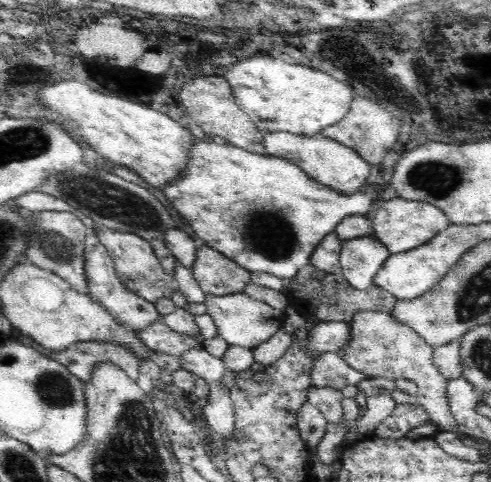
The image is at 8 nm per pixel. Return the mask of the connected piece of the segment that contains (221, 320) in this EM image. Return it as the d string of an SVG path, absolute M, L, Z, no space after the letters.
M244 292L221 297L207 294L203 303L207 306L209 315L215 320L219 336L224 338L228 345L258 346L281 328L285 314L285 311L278 310L263 300L252 298Z

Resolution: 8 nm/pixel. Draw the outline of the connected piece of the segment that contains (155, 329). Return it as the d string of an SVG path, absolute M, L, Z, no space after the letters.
M154 320L150 326L144 330L136 330L134 334L138 339L142 339L144 344L152 351L157 353L172 354L180 357L188 348L202 346L202 340L194 337L186 337L170 329L164 320Z

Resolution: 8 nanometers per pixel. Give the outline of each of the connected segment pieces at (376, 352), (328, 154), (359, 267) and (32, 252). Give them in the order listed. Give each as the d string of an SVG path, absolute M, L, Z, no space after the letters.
M376 308L364 309L356 313L351 322L352 338L349 345L338 352L344 360L356 370L368 377L383 376L396 380L406 378L413 380L419 388L417 398L420 405L438 424L441 431L450 431L460 439L465 436L458 431L457 423L450 411L447 386L450 378L435 365L433 354L435 347L426 342L411 326L402 322L395 315Z
M289 132L264 133L264 146L266 154L293 162L321 185L334 189L344 196L350 197L368 184L366 179L372 165L352 148L333 141L321 133L312 137Z
M364 235L341 243L339 270L346 280L358 290L373 287L376 274L390 258L388 247L373 235Z
M9 201L8 208L20 213L25 222L29 222L28 234L24 234L24 254L20 259L24 263L35 263L36 266L47 268L61 276L70 286L91 297L88 279L85 275L85 236L88 233L82 220L71 211L40 211L32 212Z

